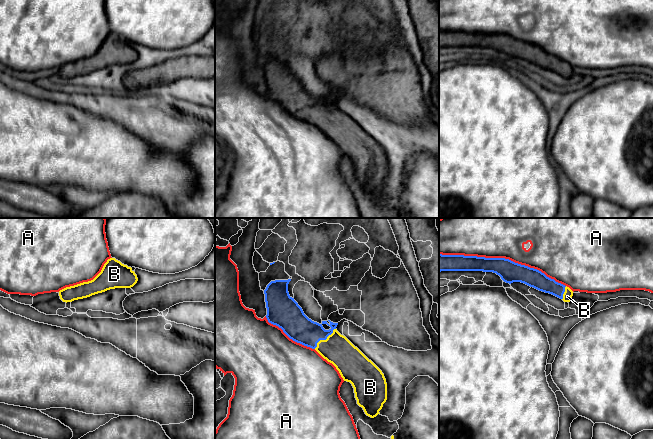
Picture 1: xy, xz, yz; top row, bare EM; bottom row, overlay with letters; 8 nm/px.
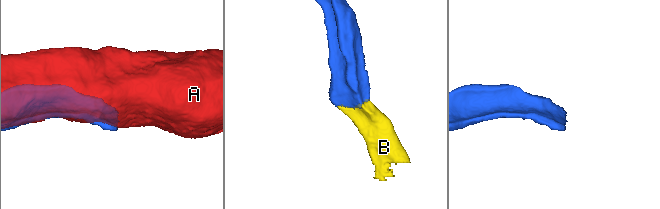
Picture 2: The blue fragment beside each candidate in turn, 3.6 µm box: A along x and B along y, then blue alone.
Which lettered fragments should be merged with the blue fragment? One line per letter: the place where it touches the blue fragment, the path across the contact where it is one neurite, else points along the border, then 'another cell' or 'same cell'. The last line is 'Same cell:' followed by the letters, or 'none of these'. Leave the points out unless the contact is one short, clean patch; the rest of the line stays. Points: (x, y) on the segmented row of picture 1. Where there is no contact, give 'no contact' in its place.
A: yz (502, 258) | another cell
B: xz (324, 339) | same cell
Same cell: B

